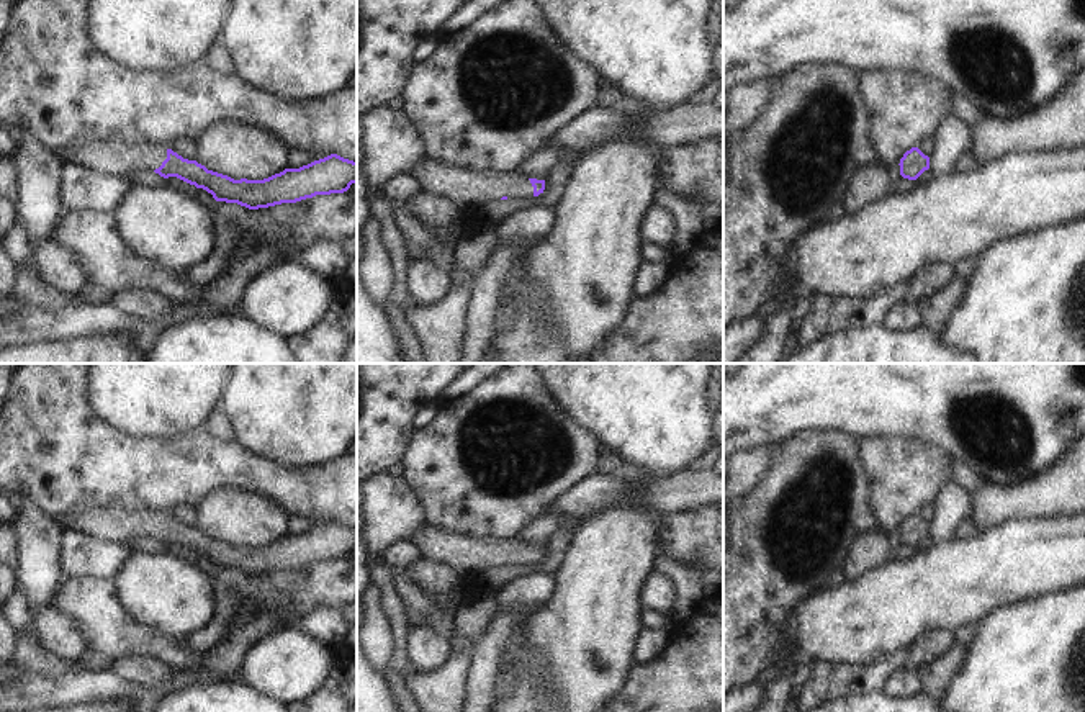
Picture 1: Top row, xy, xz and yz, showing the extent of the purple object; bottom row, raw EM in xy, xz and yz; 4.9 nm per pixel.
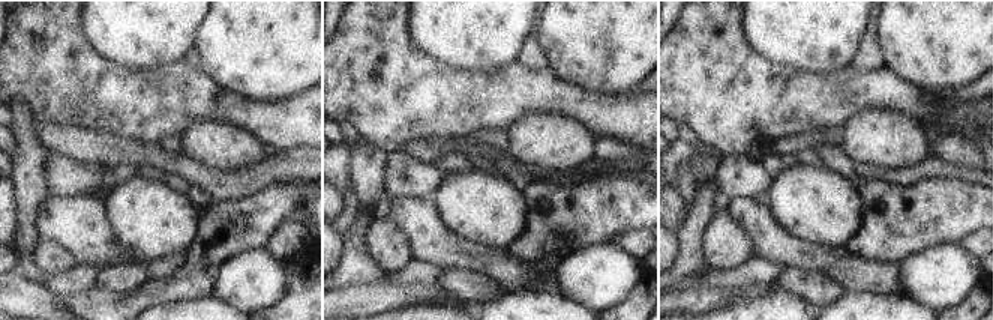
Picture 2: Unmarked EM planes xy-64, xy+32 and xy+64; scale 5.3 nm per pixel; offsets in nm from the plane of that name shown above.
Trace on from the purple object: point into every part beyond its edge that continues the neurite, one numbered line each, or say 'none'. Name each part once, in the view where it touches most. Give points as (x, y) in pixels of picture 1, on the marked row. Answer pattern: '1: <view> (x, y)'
1: xy (112, 159)

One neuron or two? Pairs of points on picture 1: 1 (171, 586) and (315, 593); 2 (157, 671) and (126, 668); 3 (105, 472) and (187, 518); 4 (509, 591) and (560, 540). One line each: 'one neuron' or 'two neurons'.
1: two neurons
2: one neuron
3: two neurons
4: two neurons

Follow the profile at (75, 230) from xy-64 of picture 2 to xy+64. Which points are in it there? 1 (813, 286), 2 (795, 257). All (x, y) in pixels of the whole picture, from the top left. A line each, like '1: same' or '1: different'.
1: different
2: same

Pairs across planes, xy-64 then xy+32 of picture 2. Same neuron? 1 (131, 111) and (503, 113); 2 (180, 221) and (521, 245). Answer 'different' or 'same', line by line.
1: same
2: different

